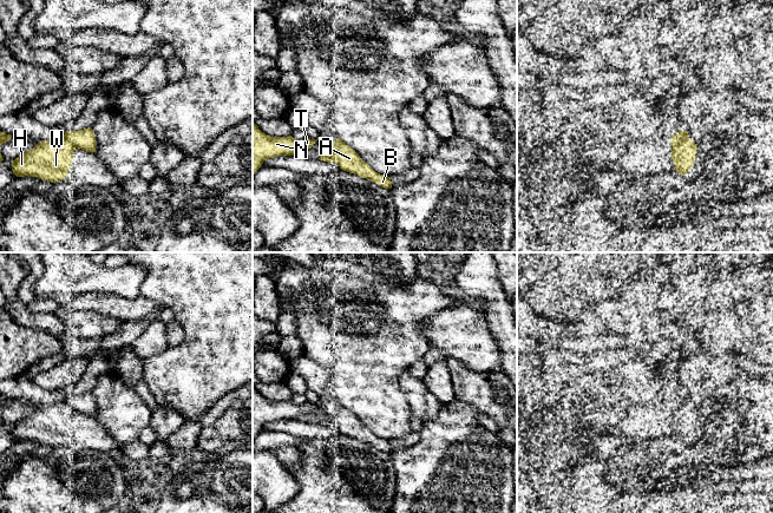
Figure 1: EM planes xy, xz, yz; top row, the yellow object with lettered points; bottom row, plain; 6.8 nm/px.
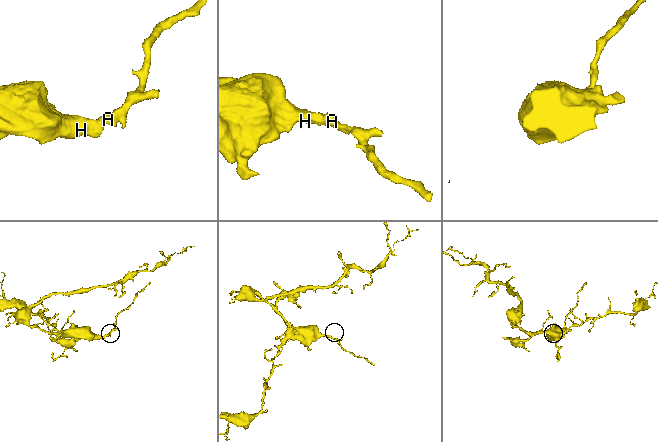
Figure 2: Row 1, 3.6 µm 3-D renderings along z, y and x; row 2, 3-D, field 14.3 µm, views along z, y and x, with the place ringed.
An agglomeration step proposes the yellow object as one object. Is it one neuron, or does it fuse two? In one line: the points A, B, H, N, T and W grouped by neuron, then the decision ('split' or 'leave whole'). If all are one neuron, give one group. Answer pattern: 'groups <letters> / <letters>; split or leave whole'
groups A B / H N T W; split

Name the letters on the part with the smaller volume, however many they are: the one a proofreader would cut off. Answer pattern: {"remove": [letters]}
{"remove": ["A", "B"]}

